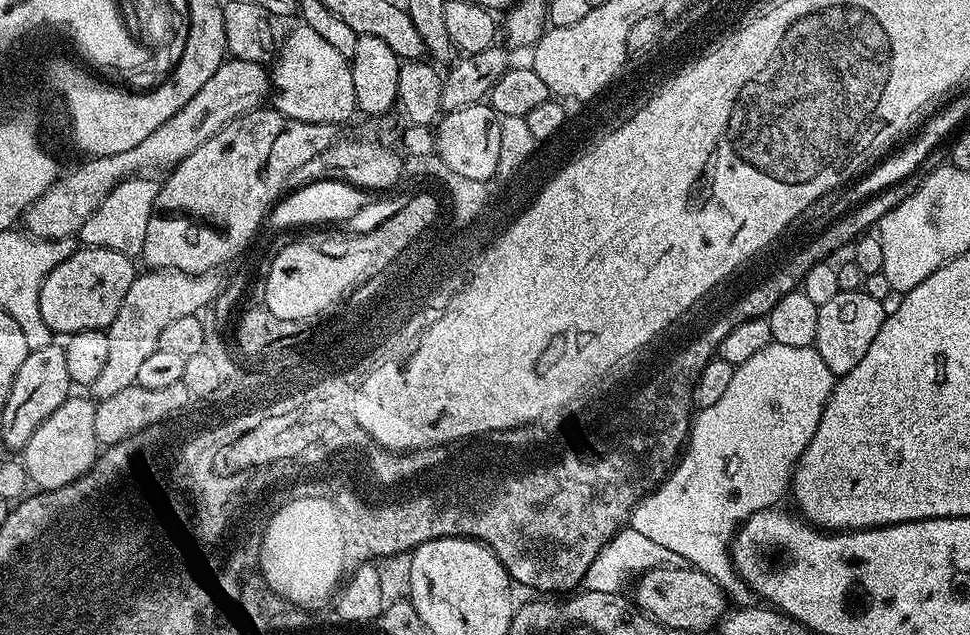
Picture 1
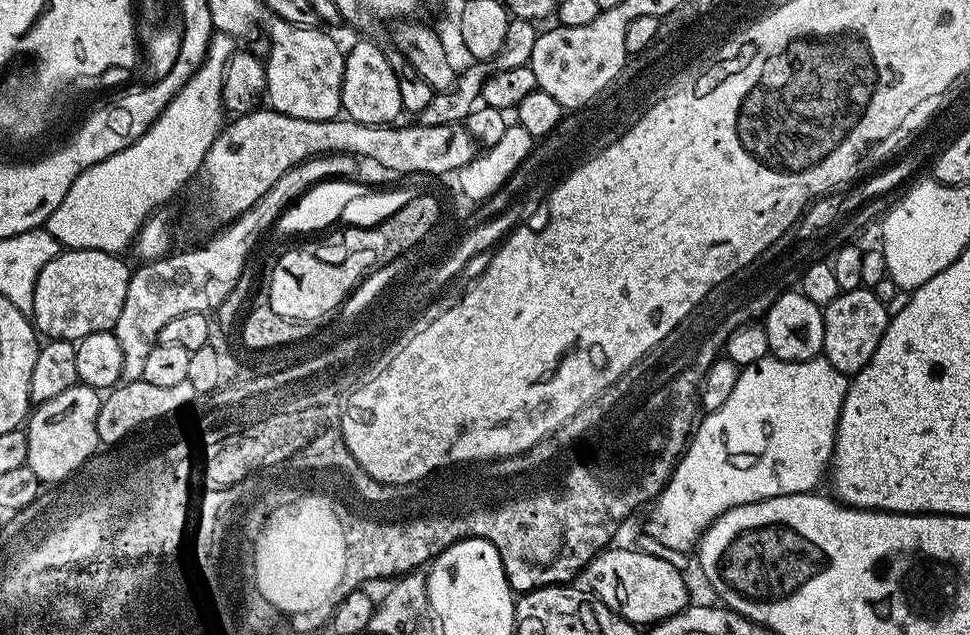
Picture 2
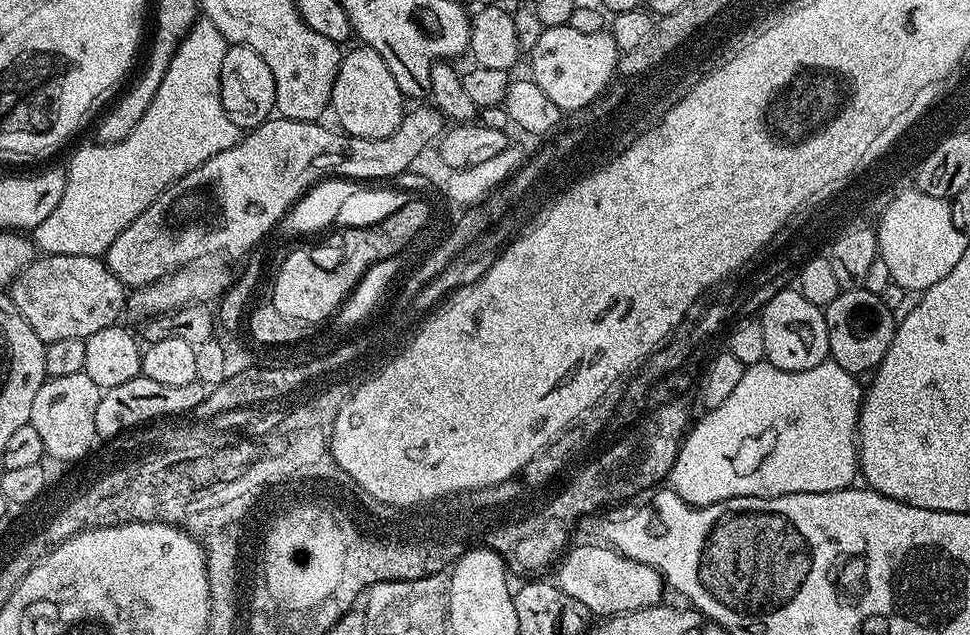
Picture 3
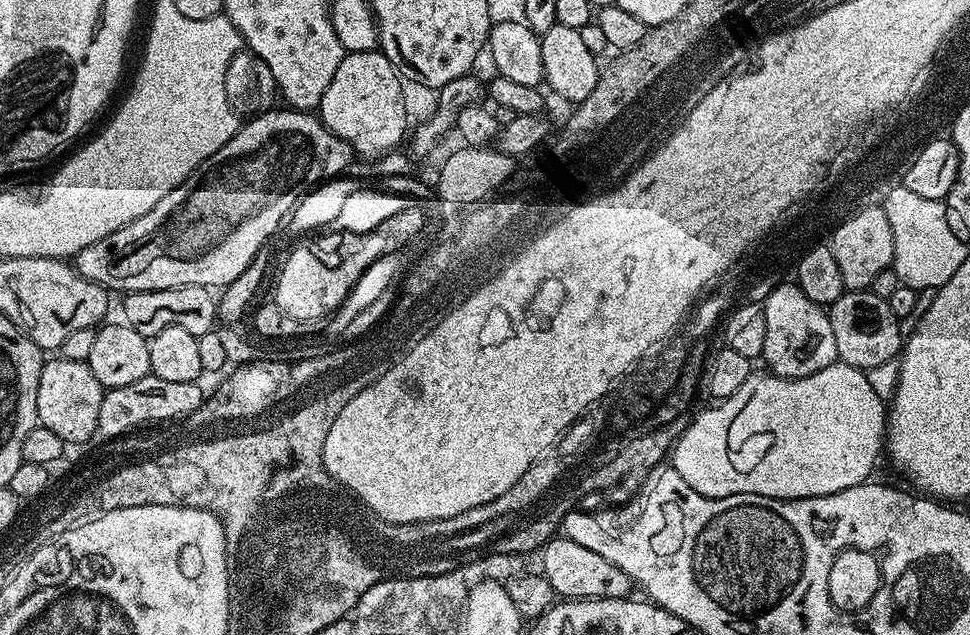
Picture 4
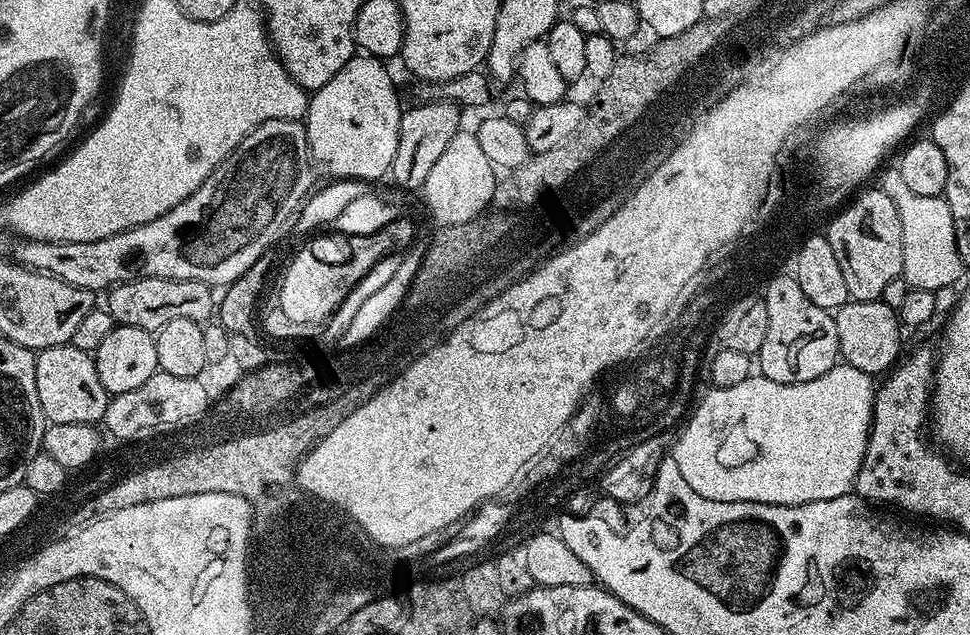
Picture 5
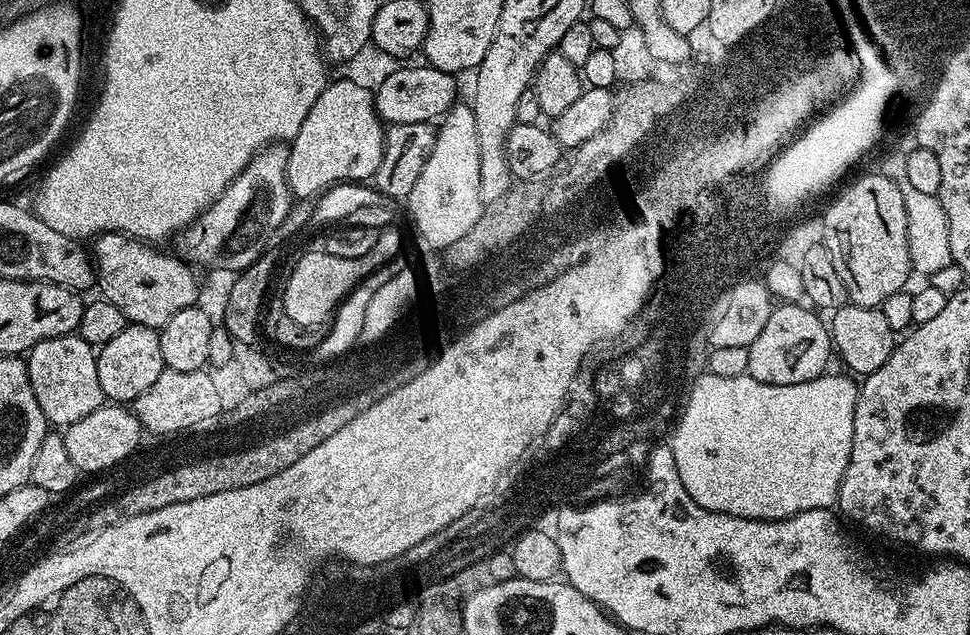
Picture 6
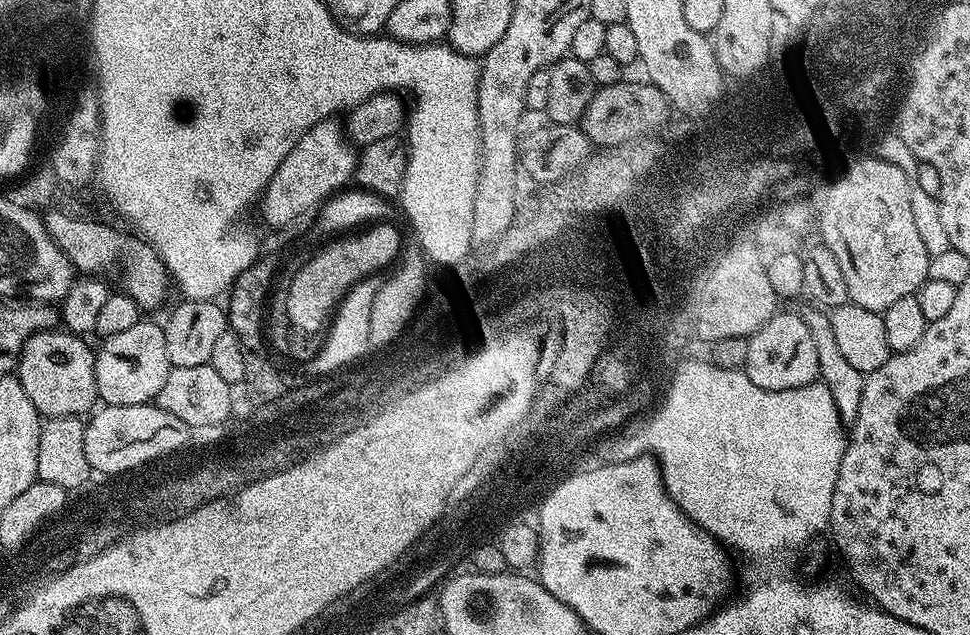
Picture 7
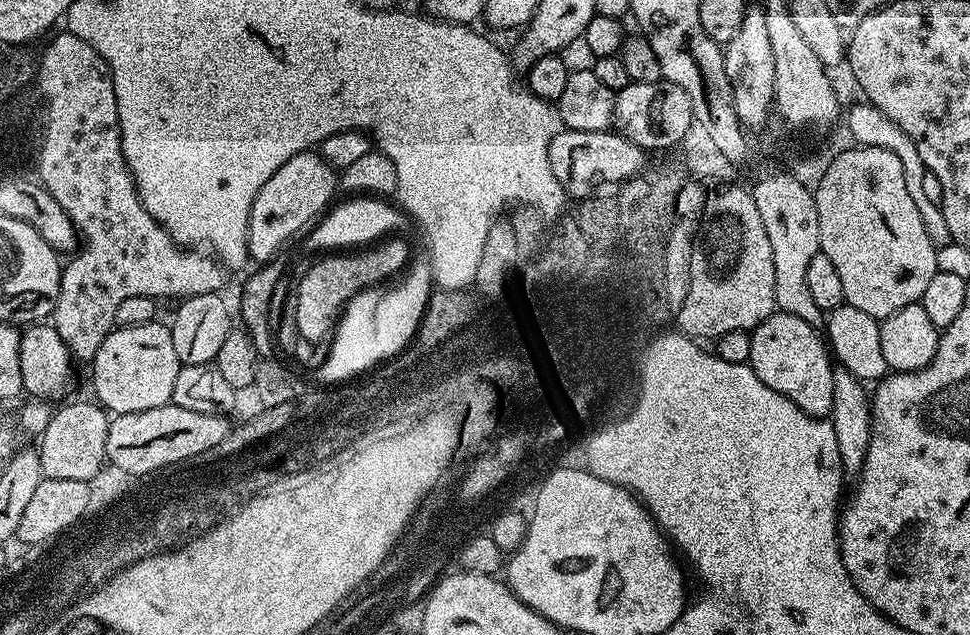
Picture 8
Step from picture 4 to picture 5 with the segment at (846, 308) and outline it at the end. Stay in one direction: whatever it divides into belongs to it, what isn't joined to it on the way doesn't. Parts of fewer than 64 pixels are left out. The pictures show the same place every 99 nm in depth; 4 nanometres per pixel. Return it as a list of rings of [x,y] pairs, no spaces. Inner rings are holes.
[[[854,300],[835,309],[836,329],[843,363],[869,374],[884,374],[901,359],[900,332],[902,325],[897,309],[886,306],[884,301]]]

